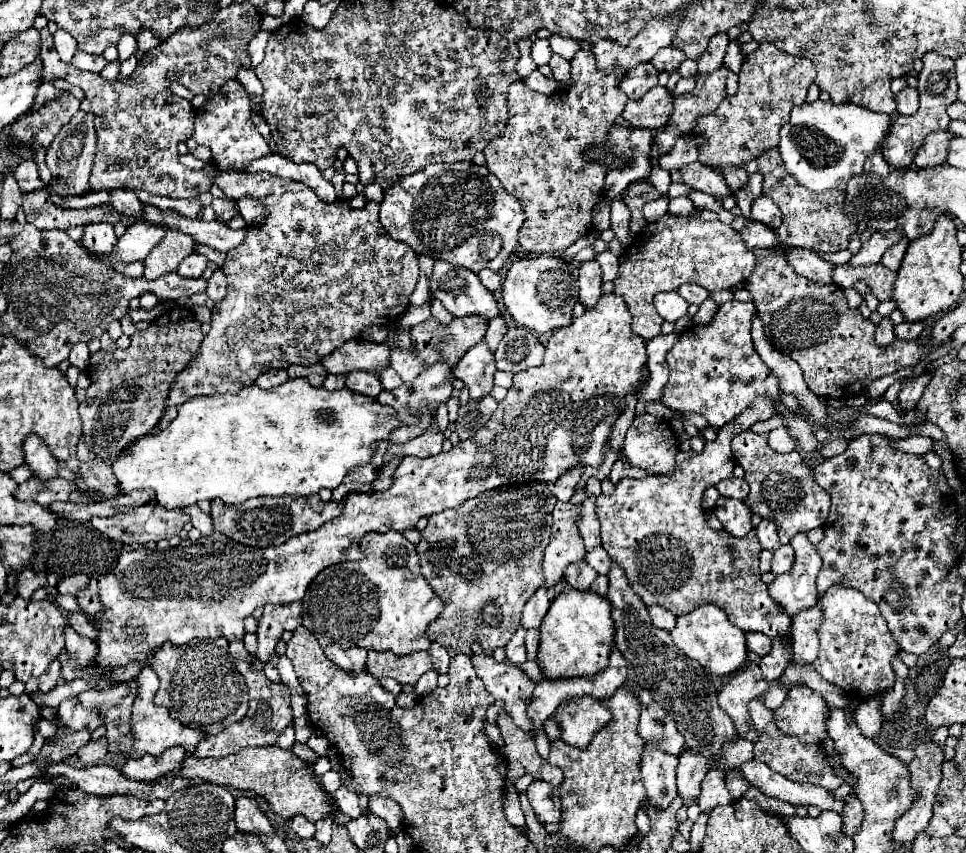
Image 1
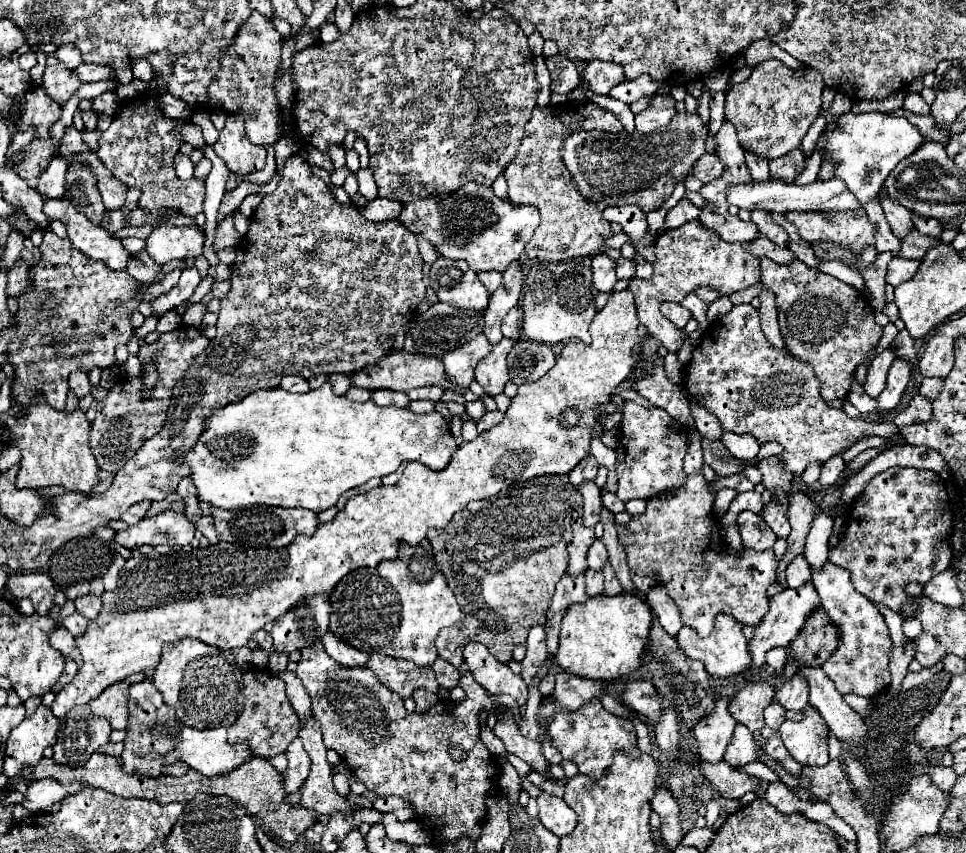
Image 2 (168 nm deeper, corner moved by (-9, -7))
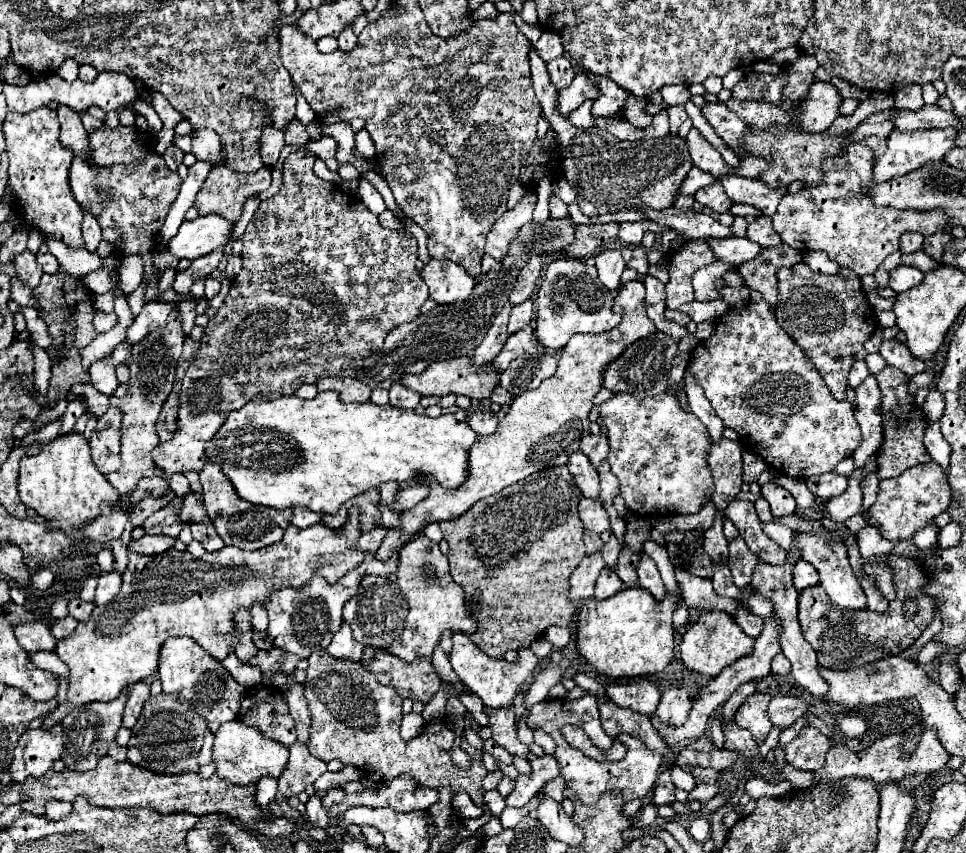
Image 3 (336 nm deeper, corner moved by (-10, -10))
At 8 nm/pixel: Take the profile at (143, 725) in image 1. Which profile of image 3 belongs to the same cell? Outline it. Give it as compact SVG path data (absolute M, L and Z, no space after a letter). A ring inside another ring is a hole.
M232 720L222 724L220 730L216 732L214 762L216 762L216 774L220 778L230 780L232 784L256 784L264 776L272 778L282 776L288 764L288 748L272 738L266 738L260 730Z

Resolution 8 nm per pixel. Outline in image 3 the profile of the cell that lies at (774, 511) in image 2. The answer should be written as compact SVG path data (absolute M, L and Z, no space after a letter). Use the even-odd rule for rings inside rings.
M764 484L762 486L762 496L770 502L770 508L772 508L772 514L778 518L778 516L788 516L796 510L796 500L792 498L792 494L788 490L784 490L782 486L778 484Z

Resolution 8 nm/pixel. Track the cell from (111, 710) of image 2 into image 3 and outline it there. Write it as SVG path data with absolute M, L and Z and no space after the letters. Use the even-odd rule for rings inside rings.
M136 682L136 684L130 686L122 726L134 728L134 724L136 724L136 720L138 720L138 716L140 716L140 710L142 710L142 706L144 706L144 702L146 702L148 698L150 698L150 686L148 686L146 682Z

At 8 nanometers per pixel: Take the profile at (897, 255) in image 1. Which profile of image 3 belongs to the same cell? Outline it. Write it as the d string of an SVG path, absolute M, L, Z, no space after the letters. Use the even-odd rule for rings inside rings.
M902 264L890 272L890 284L888 286L896 292L906 292L912 286L918 286L922 280L924 280L924 274L918 268Z

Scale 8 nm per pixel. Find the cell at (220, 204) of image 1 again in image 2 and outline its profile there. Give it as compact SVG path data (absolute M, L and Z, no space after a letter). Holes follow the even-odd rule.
M227 215L221 225L217 227L217 233L215 233L215 251L217 249L223 249L223 247L231 247L231 245L237 245L241 241L241 235L235 231L235 225L233 225L233 217Z

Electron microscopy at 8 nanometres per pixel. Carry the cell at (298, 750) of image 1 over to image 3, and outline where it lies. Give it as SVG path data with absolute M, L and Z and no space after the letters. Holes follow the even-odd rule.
M296 740L288 750L290 750L290 762L278 780L278 788L286 798L304 792L310 784L314 784L314 780L320 774L326 772L326 764L310 756L306 744L300 744L300 740Z

